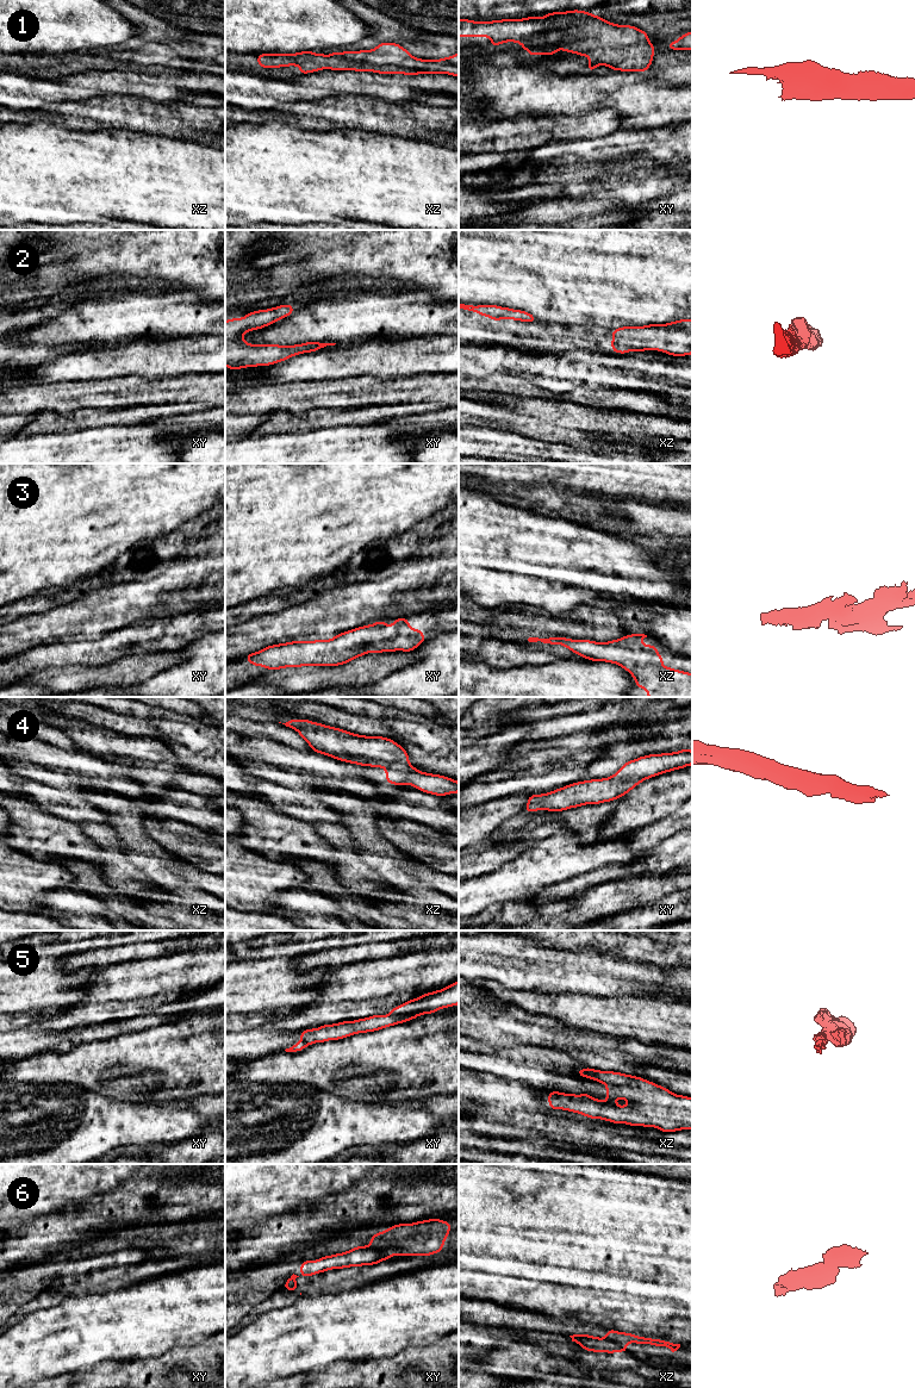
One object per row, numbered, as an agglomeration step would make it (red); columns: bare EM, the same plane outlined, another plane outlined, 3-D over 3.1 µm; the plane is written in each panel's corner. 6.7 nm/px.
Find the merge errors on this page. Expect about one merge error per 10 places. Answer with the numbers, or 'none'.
none

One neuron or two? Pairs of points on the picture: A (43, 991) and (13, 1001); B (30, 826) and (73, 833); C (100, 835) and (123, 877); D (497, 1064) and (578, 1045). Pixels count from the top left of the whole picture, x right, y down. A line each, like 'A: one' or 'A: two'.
A: one
B: one
C: one
D: two

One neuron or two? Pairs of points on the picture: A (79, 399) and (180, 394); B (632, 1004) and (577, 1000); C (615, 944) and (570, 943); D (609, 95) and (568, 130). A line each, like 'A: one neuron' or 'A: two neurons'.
A: one neuron
B: one neuron
C: one neuron
D: two neurons

